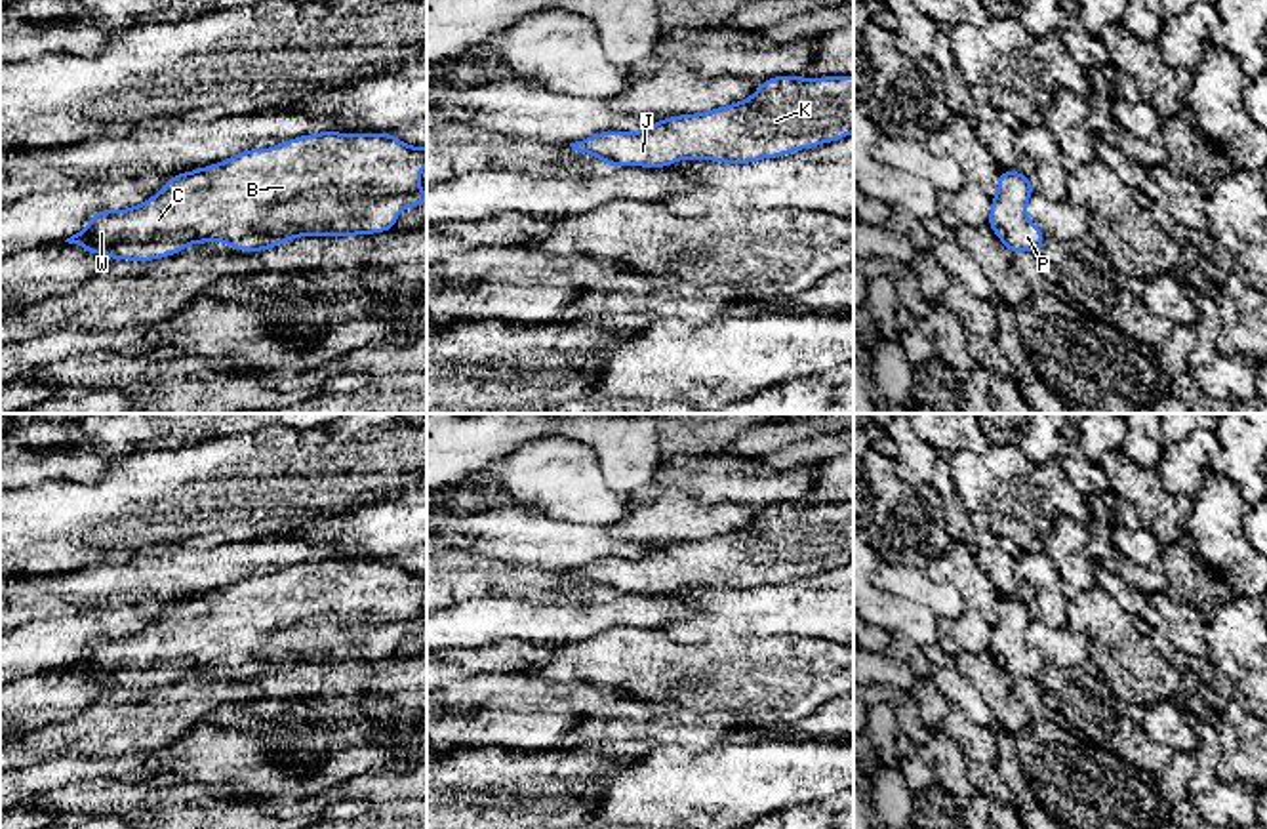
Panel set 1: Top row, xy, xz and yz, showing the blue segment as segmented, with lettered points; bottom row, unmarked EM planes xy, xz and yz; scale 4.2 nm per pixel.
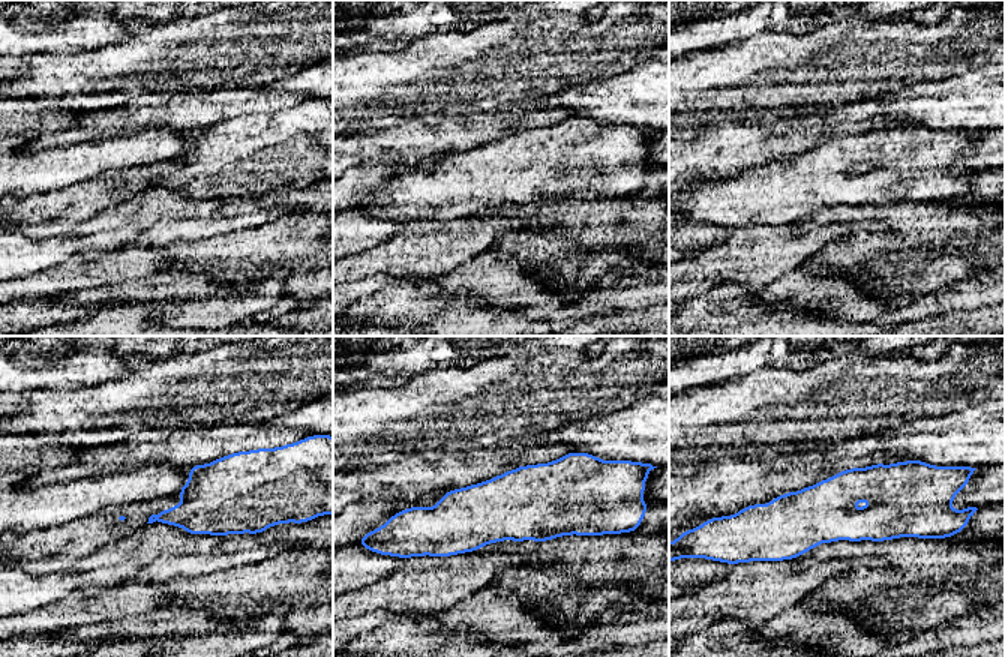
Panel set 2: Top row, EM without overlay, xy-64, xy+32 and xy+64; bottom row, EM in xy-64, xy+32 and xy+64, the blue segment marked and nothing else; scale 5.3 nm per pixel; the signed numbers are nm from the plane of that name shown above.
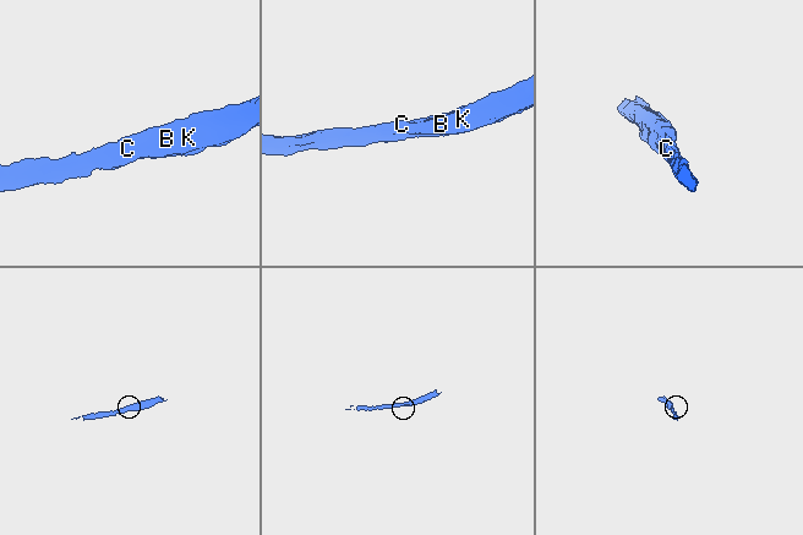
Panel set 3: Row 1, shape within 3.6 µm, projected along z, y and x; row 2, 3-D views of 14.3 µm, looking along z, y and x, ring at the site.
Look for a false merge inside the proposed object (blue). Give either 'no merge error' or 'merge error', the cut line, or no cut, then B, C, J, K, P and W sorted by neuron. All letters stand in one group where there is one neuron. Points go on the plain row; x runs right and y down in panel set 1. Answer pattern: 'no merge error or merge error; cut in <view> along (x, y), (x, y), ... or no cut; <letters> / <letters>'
no merge error; no cut; B C J K P W

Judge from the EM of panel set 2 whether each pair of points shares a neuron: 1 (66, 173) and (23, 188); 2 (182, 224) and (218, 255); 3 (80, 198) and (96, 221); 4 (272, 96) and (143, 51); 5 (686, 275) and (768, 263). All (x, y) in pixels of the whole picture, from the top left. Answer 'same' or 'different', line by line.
1: same
2: different
3: different
4: different
5: same

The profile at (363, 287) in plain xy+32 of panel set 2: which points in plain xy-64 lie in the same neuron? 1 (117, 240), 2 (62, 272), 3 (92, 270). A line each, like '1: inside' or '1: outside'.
1: outside
2: inside
3: inside

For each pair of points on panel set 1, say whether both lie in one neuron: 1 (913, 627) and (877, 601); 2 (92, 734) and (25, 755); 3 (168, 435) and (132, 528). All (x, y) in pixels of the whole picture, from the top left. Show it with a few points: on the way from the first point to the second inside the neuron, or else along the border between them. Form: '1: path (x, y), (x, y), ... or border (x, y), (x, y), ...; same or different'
1: path (904, 618), (886, 610); same
2: path (75, 736), (42, 744); same
3: border (206, 439), (195, 444), (134, 450), (120, 456); different

